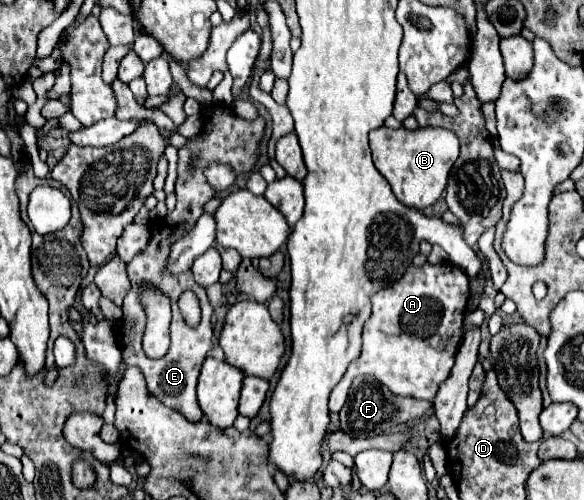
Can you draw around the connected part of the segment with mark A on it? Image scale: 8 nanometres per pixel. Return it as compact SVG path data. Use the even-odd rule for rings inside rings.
M425 262L423 266L409 266L407 272L393 282L389 288L379 290L377 294L371 296L371 316L363 326L363 348L357 360L349 364L347 372L343 374L341 382L333 388L329 396L329 410L339 412L347 400L349 386L355 376L359 374L373 374L381 384L385 384L393 394L397 396L413 396L421 400L433 400L437 394L439 384L449 376L455 354L461 346L463 340L463 318L467 312L467 302L469 302L469 278L461 268L455 264L429 264Z

